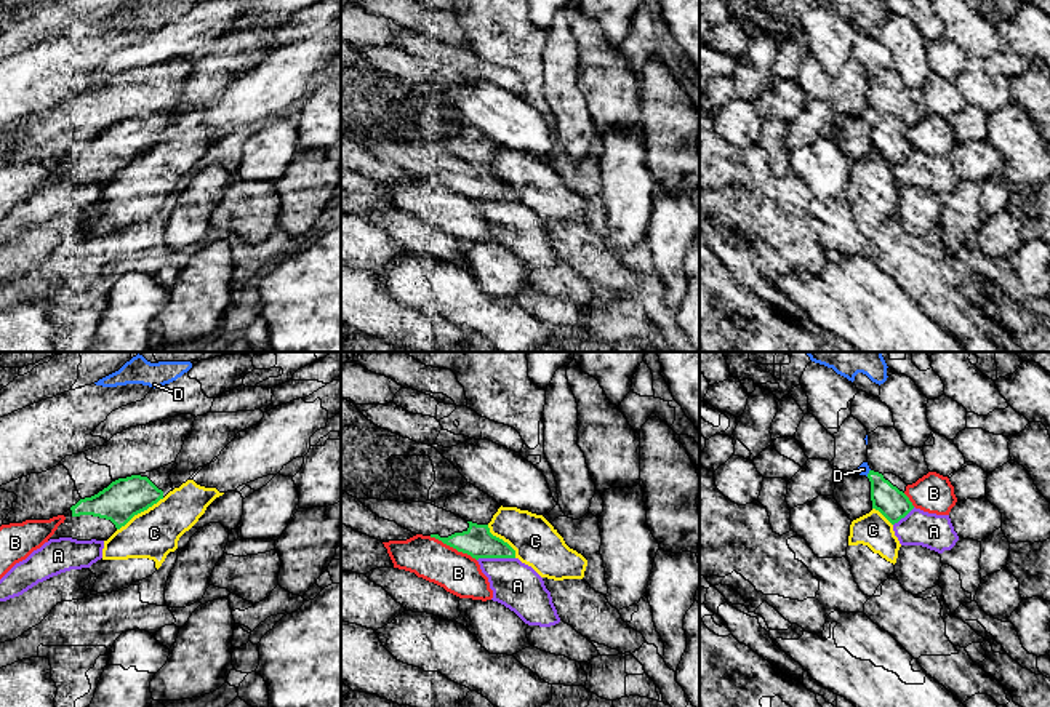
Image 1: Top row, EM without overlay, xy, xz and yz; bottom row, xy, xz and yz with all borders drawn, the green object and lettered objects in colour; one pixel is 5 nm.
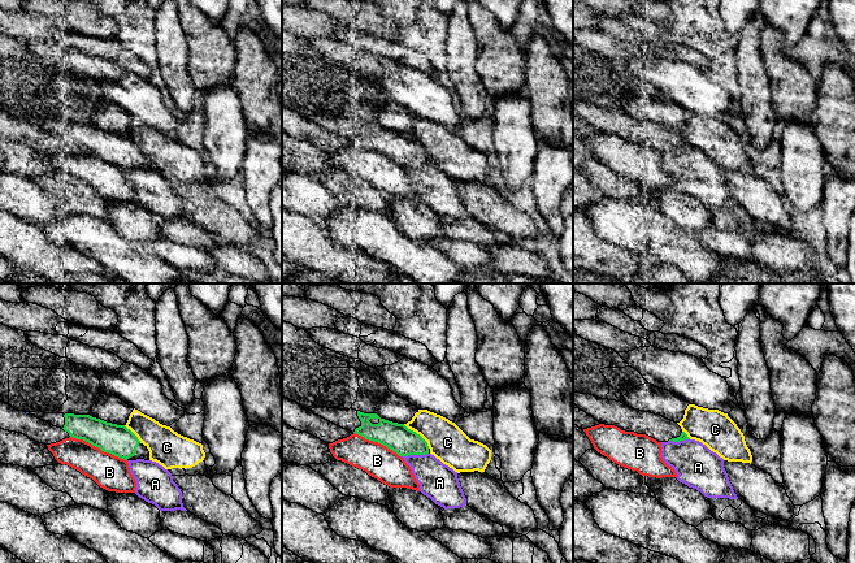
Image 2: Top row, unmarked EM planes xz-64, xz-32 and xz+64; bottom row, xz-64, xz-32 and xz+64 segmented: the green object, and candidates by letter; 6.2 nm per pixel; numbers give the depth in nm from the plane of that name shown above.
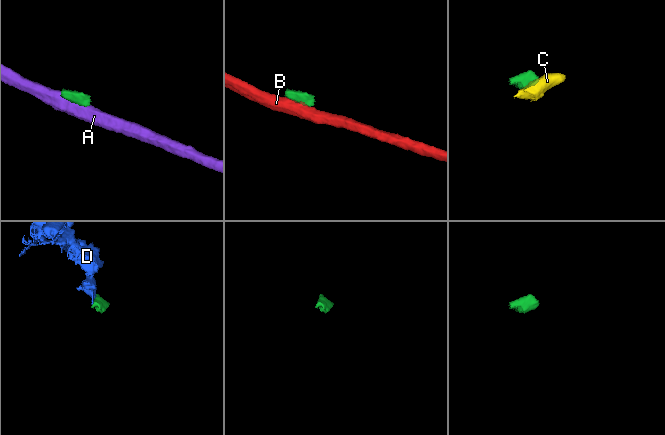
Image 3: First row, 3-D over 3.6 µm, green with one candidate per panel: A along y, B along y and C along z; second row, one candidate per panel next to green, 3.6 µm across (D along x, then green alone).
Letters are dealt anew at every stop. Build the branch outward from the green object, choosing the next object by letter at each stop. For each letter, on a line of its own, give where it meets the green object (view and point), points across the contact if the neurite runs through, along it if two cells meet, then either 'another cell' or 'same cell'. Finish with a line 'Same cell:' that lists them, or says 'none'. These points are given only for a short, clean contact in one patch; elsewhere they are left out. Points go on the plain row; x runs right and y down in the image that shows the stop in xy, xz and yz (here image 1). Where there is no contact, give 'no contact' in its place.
A: meets green in xz at (495, 199); border along xz (514, 199), (480, 199), (477, 202); another cell
B: meets green in xz at (453, 189); border along xz (429, 178), (469, 195), (476, 202); another cell
C: meets green in xy at (140, 154); border along xy (164, 139), (135, 155), (117, 171); another cell
D: meets green in yz at (869, 114); border along yz (869, 111), (866, 117); another cell
Same cell: none

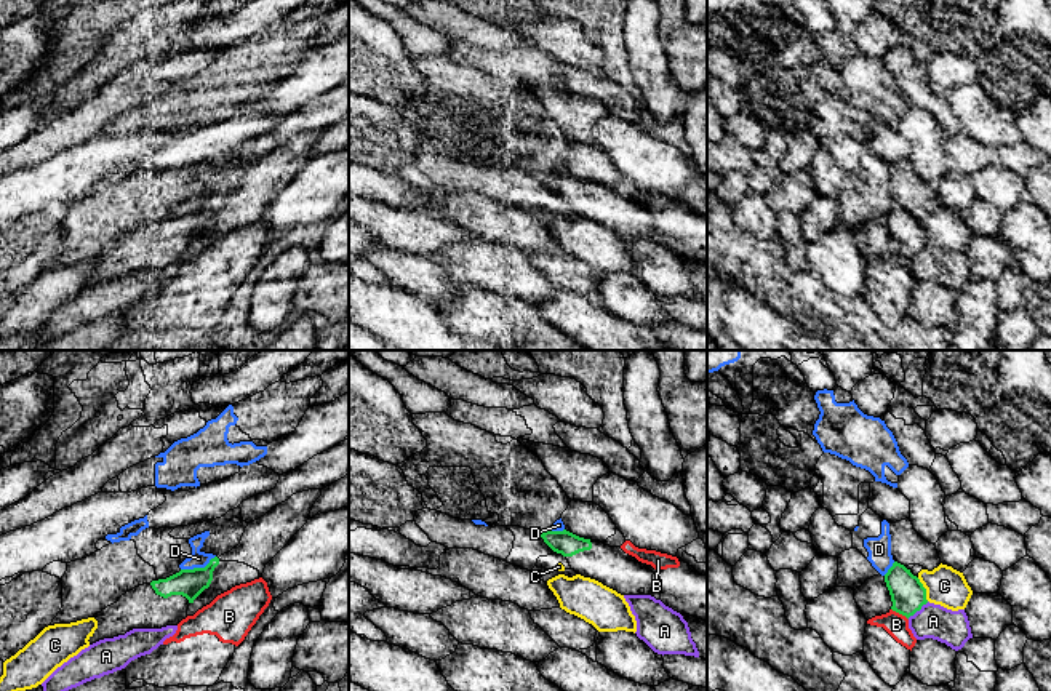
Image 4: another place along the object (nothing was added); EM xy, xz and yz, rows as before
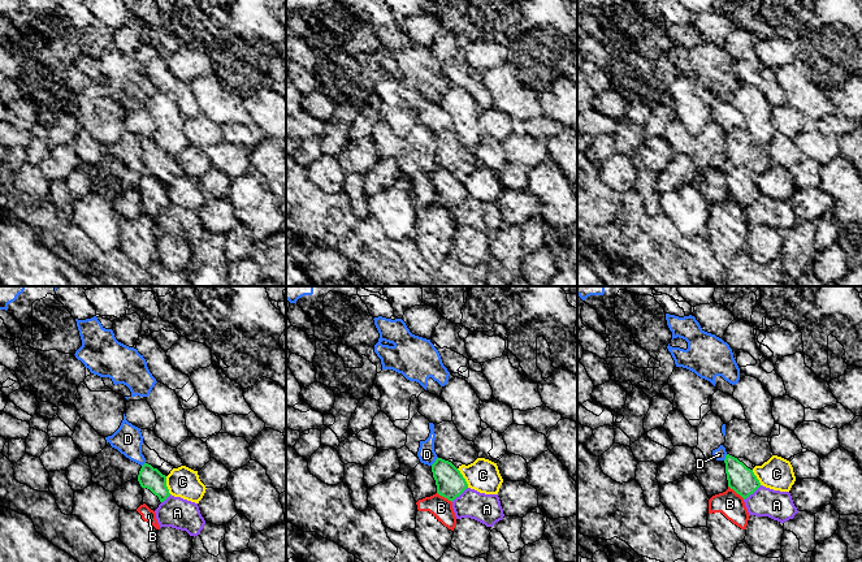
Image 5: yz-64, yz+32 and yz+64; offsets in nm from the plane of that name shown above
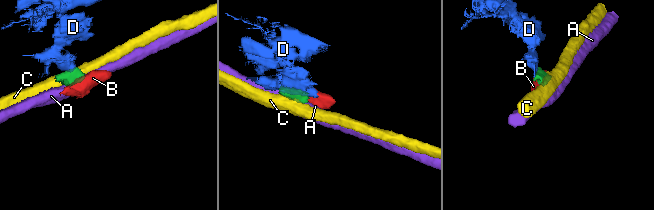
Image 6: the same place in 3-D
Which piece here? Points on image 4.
A: meets green in yz at (917, 251); border along yz (928, 243), (907, 259); another cell
B: meets green in yz at (899, 255); border along yz (891, 250), (907, 261); another cell
C: meets green in yz at (925, 231); border along yz (917, 219), (928, 242); another cell
D: meets green in xy at (197, 210); border along xy (215, 197), (203, 208), (181, 211); another cell
Same cell: none

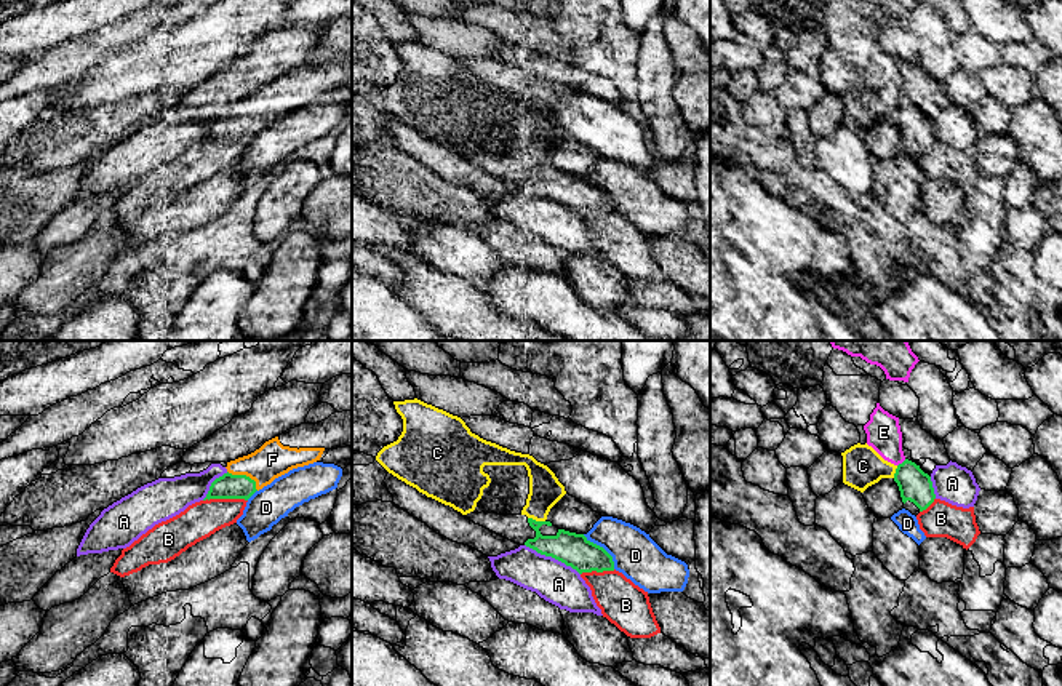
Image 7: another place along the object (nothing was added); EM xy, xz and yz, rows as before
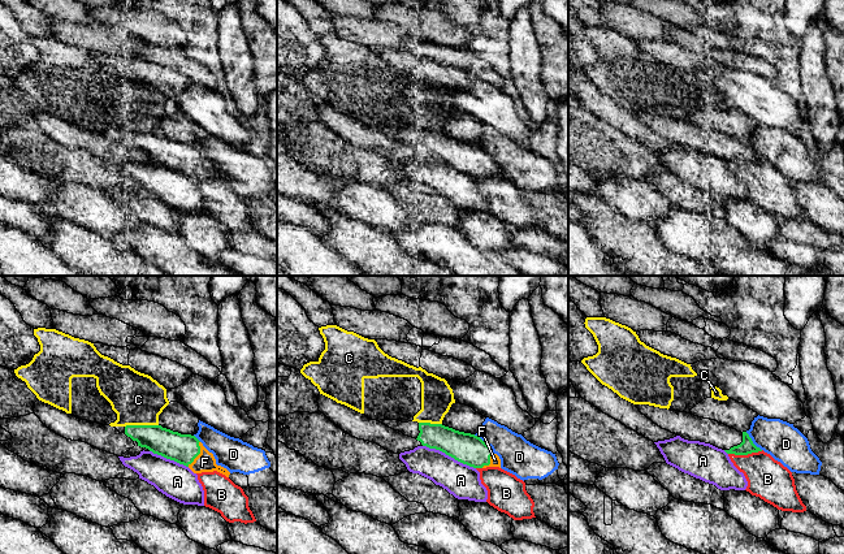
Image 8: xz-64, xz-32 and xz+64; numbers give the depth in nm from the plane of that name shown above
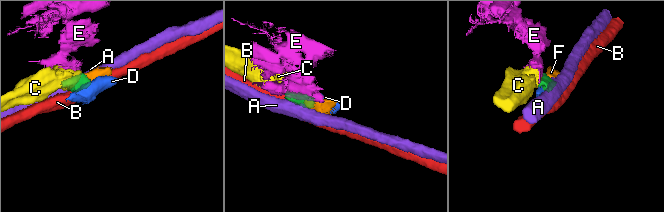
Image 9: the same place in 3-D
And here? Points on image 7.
A: meets green in xz at (552, 199); border along xz (525, 186), (570, 207), (579, 216); another cell
B: meets green in xy at (224, 139); border along xy (247, 141), (203, 143); another cell
C: meets green in xz at (534, 162); another cell
D: meets green in xz at (603, 191); border along xz (582, 176), (611, 199), (614, 210); another cell
E: meets green in yz at (902, 104); border along yz (906, 101), (898, 107); another cell
F: meets green in xy at (245, 117); runs through xy (227, 128), (235, 127), (245, 117), (272, 101); same cell
Same cell: F

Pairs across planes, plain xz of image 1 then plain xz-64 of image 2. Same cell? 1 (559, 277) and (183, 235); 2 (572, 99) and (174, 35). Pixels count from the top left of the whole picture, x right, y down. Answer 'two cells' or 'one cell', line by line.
1: one cell
2: one cell

